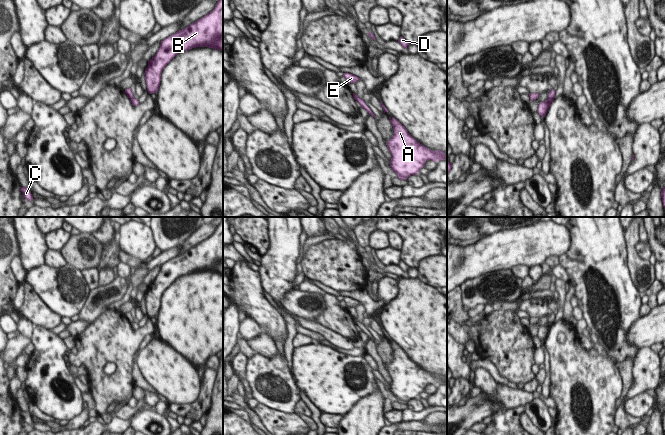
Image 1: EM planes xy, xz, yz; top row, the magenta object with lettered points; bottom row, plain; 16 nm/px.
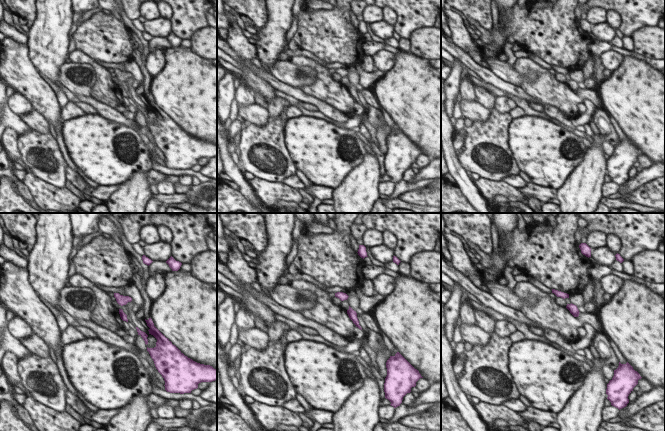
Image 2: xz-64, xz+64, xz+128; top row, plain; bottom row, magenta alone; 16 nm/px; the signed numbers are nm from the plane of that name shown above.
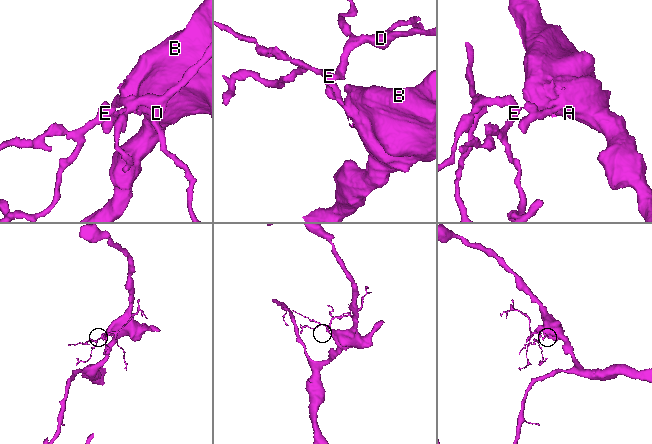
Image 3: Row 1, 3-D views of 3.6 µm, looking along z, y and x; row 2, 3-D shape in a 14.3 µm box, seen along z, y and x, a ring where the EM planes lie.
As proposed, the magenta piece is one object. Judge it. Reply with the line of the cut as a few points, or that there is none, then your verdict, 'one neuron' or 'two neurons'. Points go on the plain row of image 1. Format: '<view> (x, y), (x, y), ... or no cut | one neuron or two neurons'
yz (548, 322), (553, 323) | two neurons

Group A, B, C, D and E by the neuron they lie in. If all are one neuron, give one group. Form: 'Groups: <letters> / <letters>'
Groups: A B / C D E.

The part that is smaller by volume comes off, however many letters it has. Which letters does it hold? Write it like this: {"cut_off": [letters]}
{"cut_off": ["C", "D", "E"]}

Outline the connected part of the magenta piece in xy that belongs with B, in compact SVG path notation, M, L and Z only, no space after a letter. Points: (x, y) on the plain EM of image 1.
M223 217L210 237L161 265L160 272L145 293L149 318L158 316L165 290L177 278L196 271L209 271L223 276Z

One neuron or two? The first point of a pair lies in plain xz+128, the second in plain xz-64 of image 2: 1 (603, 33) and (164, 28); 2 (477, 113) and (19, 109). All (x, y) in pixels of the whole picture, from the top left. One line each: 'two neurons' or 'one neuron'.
1: one neuron
2: two neurons

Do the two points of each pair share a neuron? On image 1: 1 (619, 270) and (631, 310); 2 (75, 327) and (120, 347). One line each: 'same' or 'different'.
1: same
2: different

